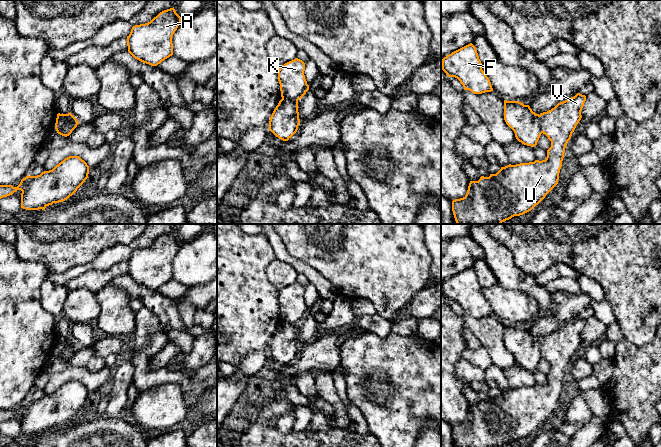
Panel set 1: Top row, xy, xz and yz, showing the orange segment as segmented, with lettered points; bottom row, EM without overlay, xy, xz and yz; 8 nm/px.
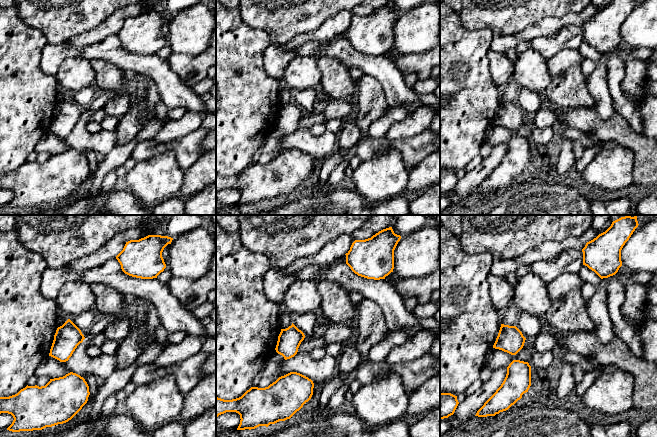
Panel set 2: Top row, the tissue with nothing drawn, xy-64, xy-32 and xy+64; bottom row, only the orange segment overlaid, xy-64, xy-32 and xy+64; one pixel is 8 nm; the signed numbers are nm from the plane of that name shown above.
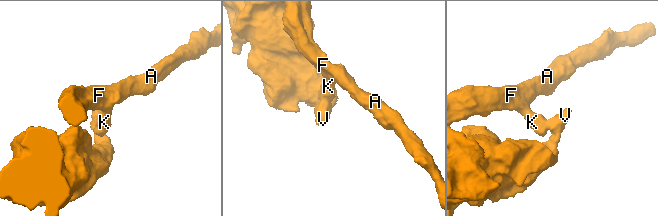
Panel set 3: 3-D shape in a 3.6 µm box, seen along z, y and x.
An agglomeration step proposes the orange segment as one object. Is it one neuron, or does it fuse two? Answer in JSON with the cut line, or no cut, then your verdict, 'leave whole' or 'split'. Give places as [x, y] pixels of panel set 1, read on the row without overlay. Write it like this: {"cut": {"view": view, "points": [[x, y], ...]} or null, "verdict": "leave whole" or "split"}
{"cut": {"view": "xy", "points": [[67, 338], [67, 344], [55, 351]]}, "verdict": "split"}

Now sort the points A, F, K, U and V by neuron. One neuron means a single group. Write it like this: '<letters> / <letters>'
A F K / U V

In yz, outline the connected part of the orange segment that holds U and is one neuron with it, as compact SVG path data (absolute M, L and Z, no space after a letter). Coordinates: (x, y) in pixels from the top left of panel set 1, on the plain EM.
M577 317L574 321L558 327L551 334L541 337L539 340L542 357L551 365L551 371L547 374L546 383L516 389L509 388L505 391L501 391L496 398L490 398L489 401L481 400L478 405L470 405L466 419L463 422L452 425L452 435L456 447L502 447L514 440L523 439L538 429L558 408L565 372L577 348L582 342L581 335L585 325L586 320Z

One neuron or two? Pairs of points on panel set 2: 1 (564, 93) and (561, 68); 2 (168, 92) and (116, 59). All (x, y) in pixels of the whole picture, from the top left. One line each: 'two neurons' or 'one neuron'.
1: one neuron
2: one neuron

